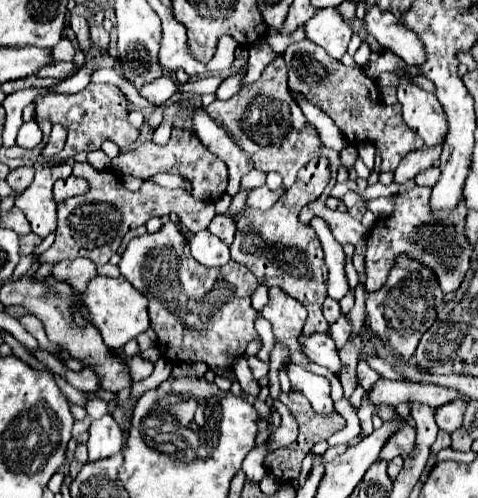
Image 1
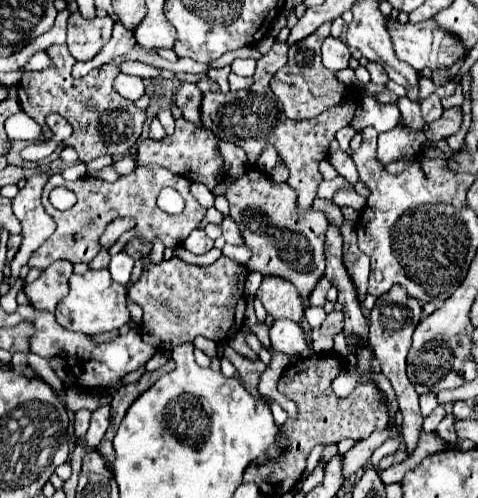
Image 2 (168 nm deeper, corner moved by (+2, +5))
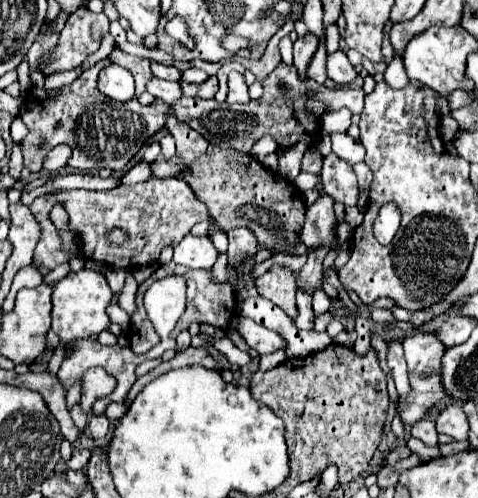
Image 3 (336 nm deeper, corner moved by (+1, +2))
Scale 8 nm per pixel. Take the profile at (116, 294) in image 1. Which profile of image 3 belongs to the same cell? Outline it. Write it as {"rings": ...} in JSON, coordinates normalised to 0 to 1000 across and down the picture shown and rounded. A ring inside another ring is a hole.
{"rings":[[[169,540],[161,548],[140,548],[128,564],[111,572],[111,665],[128,677],[128,685],[149,681],[186,681],[203,677],[211,665],[232,657],[232,641],[224,633],[224,616],[232,612],[236,584],[215,548]]]}

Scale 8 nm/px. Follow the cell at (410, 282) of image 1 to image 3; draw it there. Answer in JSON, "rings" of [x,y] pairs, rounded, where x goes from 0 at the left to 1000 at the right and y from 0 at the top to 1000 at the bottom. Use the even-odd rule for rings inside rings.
{"rings":[[[831,681],[814,685],[814,701],[810,701],[810,733],[826,757],[826,773],[839,797],[856,797],[860,789],[860,773],[856,773],[856,757],[851,757],[851,733],[847,733],[847,717],[843,717],[843,701],[839,689]]]}

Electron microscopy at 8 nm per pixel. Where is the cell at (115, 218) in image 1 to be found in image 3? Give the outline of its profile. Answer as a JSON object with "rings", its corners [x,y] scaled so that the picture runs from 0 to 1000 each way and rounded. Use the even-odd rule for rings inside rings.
{"rings":[[[312,355],[287,371],[249,371],[232,384],[182,384],[182,380],[153,380],[153,384],[119,384],[103,392],[86,392],[65,408],[65,424],[86,448],[86,480],[73,496],[69,524],[94,540],[115,540],[132,528],[144,528],[144,512],[128,500],[128,476],[115,452],[103,440],[103,420],[115,408],[132,408],[144,428],[144,456],[165,476],[165,508],[195,524],[211,524],[236,536],[282,540],[308,528],[324,528],[345,496],[366,496],[374,484],[395,472],[400,456],[416,444],[437,436],[433,412],[404,396],[404,384],[387,363],[370,355]],[[232,456],[257,456],[270,468],[266,488],[253,496],[236,496],[220,488],[220,468]]]}

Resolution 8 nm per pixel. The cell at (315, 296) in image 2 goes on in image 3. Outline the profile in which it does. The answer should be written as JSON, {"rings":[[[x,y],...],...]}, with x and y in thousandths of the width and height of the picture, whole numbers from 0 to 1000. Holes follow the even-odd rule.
{"rings":[[[663,500],[663,504],[642,504],[646,520],[638,528],[638,536],[630,540],[621,568],[634,576],[638,588],[655,592],[663,580],[676,576],[676,520],[680,520],[680,500]]]}

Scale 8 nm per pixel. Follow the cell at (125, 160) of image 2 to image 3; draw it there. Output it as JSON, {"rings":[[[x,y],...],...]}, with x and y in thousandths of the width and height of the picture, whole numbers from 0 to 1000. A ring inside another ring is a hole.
{"rings":[[[291,323],[278,339],[274,339],[274,367],[295,367],[303,363],[308,355],[316,351],[316,339],[312,339],[312,327],[308,323]]]}

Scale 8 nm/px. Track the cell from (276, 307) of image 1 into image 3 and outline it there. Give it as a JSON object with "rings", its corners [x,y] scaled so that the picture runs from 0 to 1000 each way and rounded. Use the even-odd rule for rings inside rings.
{"rings":[[[588,532],[567,536],[550,556],[542,556],[533,564],[533,576],[546,596],[584,612],[609,641],[617,641],[626,633],[621,604],[617,604],[621,568],[617,568],[617,552],[605,536],[588,536]]]}

